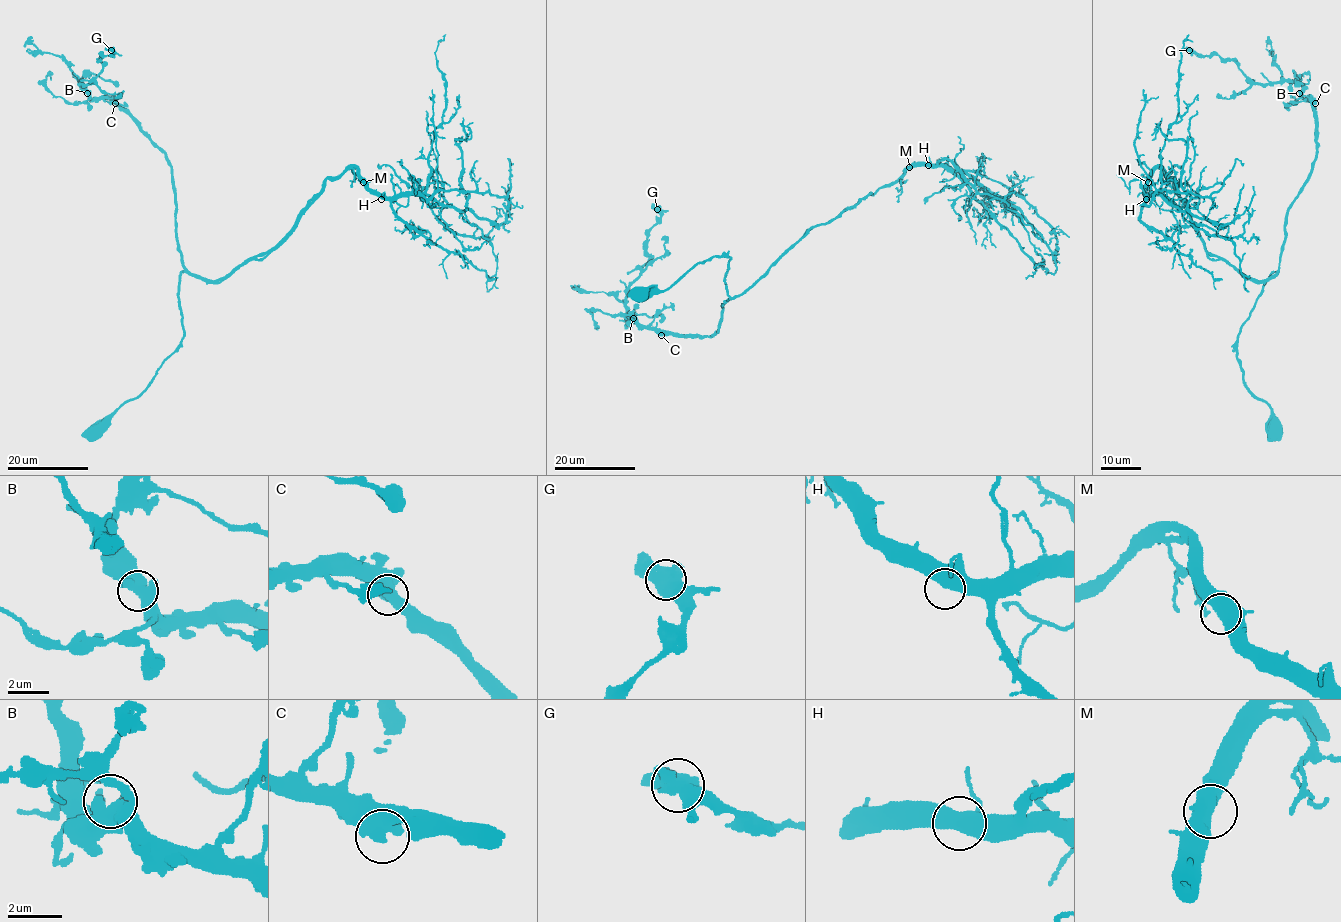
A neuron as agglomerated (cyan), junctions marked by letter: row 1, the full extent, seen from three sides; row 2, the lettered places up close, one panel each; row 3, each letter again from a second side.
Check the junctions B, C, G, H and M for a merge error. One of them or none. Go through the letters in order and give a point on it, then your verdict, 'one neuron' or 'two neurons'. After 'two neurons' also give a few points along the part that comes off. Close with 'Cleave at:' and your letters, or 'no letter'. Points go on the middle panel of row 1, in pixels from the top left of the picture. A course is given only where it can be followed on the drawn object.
B: at (633, 318); one neuron
C: at (661, 335); one neuron
G: at (657, 209); one neuron
H: at (928, 165); one neuron
M: at (909, 167); one neuron
Cleave at: no letter

